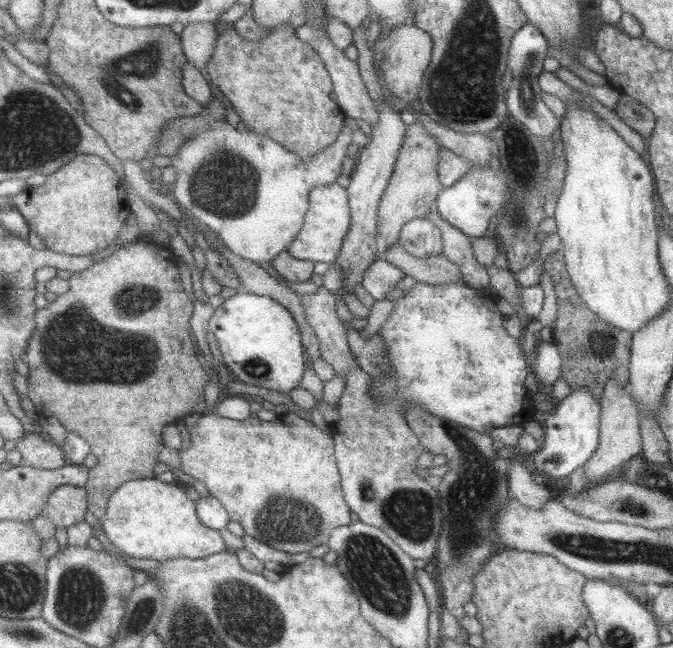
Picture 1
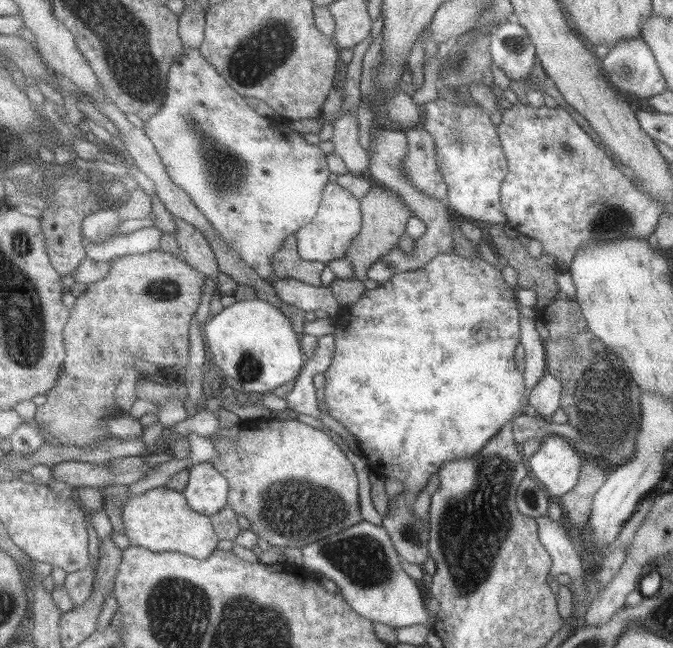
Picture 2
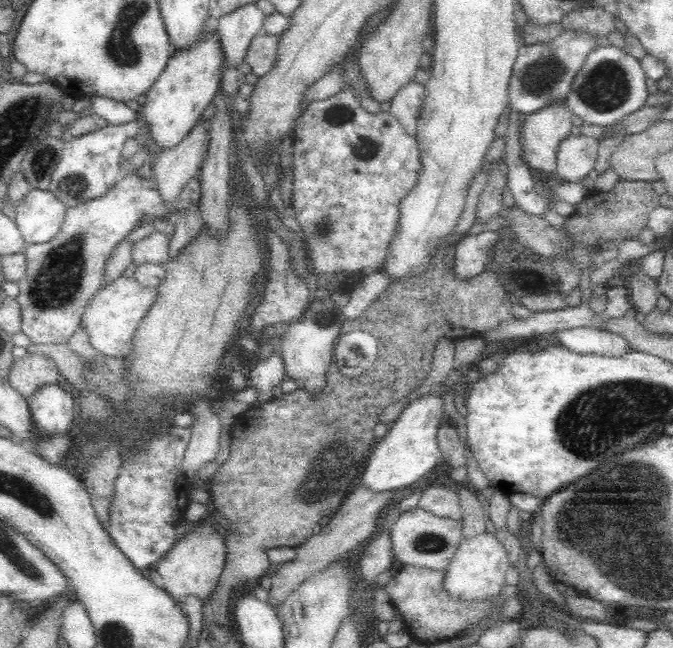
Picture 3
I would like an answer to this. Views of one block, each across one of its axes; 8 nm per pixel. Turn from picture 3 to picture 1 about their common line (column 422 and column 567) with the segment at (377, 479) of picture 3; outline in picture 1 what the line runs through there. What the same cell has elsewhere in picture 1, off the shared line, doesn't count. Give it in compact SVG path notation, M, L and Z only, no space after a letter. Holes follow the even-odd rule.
M586 387L577 388L559 401L554 413L541 417L545 427L545 441L533 454L536 471L556 479L569 478L594 454L599 445L601 405L590 393Z

